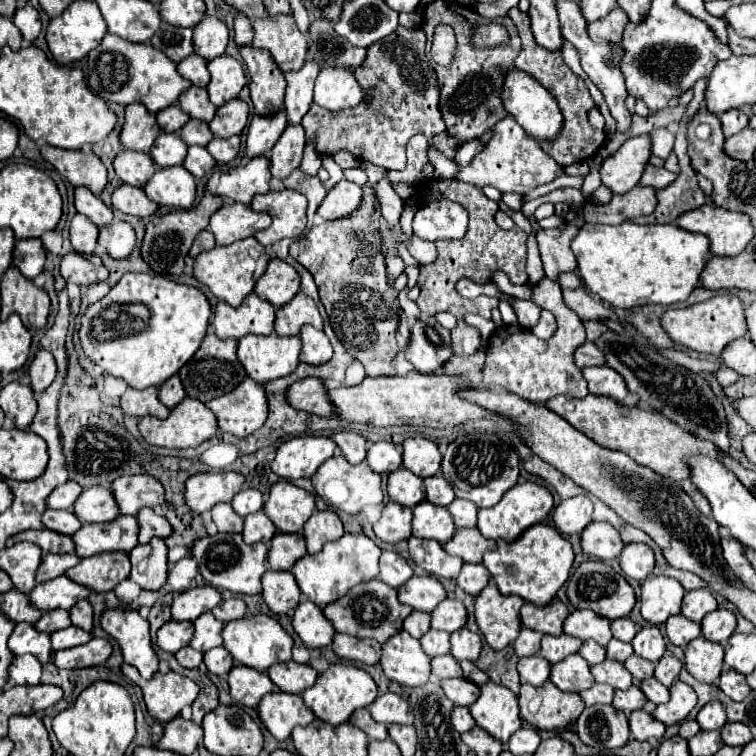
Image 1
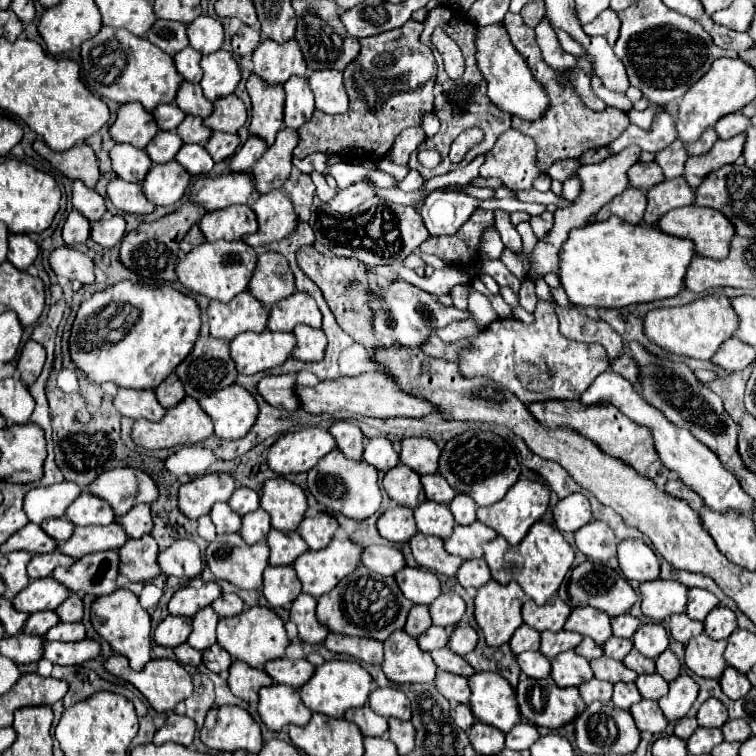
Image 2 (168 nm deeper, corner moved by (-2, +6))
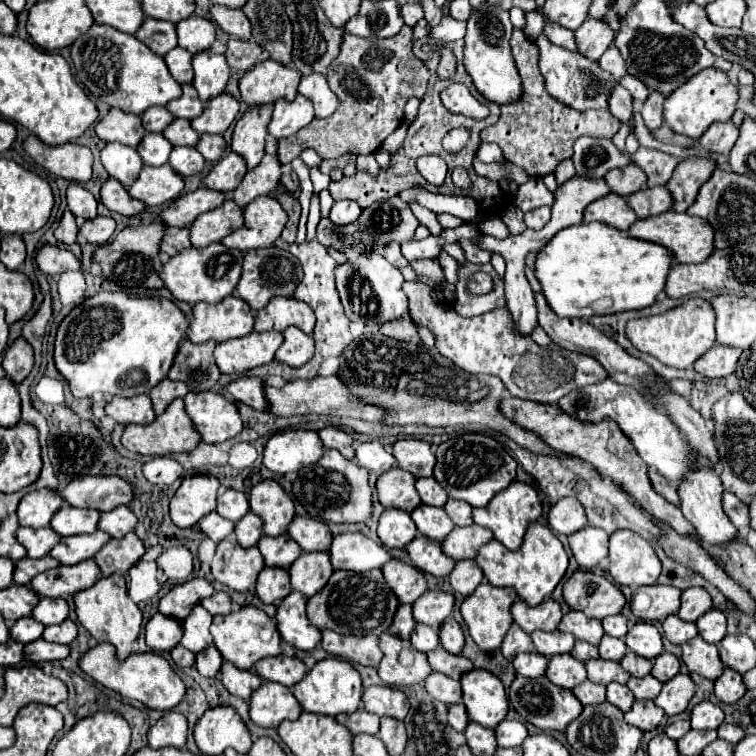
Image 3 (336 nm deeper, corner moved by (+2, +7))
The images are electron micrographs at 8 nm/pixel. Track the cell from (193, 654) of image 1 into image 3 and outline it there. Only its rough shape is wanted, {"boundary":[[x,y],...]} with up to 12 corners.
{"boundary":[[176,646],[172,660],[176,666],[194,666],[196,654]]}

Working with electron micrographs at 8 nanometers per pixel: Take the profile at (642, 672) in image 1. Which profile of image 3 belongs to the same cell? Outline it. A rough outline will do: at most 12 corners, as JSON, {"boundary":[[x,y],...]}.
{"boundary":[[626,652],[620,660],[632,676],[648,676],[654,662]]}

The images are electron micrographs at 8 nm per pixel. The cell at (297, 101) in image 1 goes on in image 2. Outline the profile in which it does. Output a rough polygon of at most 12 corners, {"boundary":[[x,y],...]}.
{"boundary":[[306,79],[284,83],[284,125],[300,129],[314,113]]}

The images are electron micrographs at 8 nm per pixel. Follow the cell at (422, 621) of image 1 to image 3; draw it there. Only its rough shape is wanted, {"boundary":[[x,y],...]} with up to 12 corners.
{"boundary":[[400,604],[388,632],[410,638],[416,620],[412,606]]}

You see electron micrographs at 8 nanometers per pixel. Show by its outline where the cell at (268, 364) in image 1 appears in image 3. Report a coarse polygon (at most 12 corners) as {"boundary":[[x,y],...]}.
{"boundary":[[252,332],[216,344],[222,374],[272,362],[282,332]]}

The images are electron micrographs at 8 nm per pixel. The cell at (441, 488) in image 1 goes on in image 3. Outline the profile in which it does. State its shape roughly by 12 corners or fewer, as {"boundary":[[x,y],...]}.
{"boundary":[[432,476],[418,478],[422,502],[444,506],[448,494]]}

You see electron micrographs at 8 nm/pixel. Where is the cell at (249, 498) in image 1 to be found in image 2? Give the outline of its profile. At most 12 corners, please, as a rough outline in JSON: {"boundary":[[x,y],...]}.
{"boundary":[[238,487],[228,505],[240,517],[260,507],[256,491]]}

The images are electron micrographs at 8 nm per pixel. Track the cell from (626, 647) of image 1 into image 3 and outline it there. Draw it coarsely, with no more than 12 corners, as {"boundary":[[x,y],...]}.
{"boundary":[[604,636],[598,648],[604,660],[622,660],[628,650],[622,638]]}

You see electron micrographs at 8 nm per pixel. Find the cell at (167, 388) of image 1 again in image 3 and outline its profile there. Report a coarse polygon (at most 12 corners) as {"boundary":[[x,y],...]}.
{"boundary":[[170,378],[150,390],[154,412],[162,414],[174,398],[184,398],[188,386]]}

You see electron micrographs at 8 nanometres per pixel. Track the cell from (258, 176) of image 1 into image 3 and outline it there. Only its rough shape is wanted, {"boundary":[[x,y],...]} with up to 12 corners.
{"boundary":[[198,188],[176,198],[160,218],[184,226],[220,206],[228,194]]}

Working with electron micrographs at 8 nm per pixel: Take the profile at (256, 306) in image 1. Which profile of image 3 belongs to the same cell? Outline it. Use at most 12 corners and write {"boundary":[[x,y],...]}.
{"boundary":[[238,296],[194,304],[188,338],[226,342],[250,334],[252,308]]}

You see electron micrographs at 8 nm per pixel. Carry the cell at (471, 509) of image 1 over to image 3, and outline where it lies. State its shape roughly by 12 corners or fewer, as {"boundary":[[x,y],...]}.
{"boundary":[[448,498],[444,510],[456,526],[472,524],[472,506]]}

